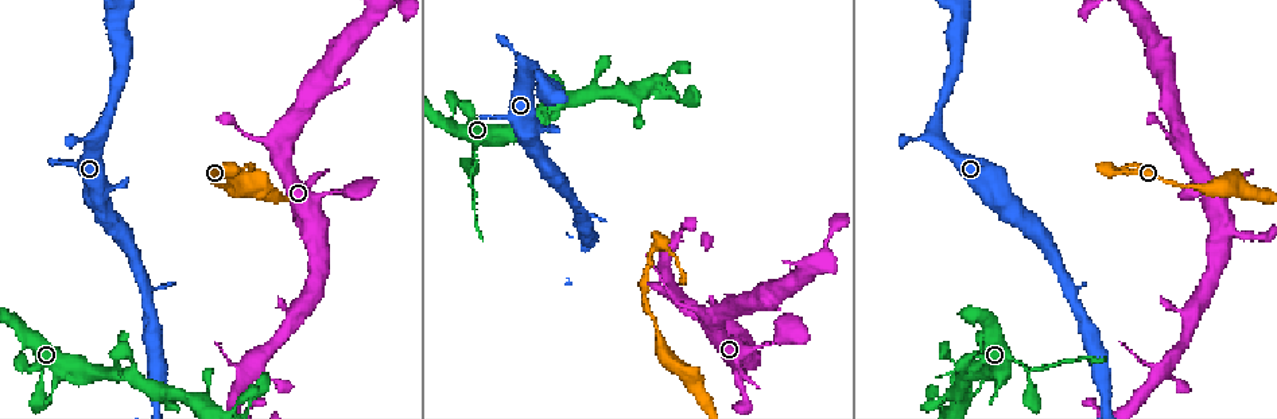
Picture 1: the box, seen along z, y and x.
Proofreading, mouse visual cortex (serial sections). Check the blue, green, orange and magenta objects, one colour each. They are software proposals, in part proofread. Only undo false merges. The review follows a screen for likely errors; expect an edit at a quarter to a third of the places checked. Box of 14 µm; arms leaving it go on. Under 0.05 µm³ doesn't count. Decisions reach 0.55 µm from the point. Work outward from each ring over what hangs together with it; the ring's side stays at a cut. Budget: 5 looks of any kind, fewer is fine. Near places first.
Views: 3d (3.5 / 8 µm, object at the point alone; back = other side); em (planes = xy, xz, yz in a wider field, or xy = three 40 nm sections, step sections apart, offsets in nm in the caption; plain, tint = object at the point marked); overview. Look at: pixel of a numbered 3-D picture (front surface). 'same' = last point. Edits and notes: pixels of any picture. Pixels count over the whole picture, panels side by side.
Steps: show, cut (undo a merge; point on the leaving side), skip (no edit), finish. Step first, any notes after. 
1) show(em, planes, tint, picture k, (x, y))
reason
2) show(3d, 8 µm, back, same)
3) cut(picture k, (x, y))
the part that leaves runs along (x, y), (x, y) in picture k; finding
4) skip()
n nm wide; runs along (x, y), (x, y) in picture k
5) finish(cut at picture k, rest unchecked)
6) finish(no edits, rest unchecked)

show(3d, 8 µm, back, picture 1, (474, 159))
narrows sharply

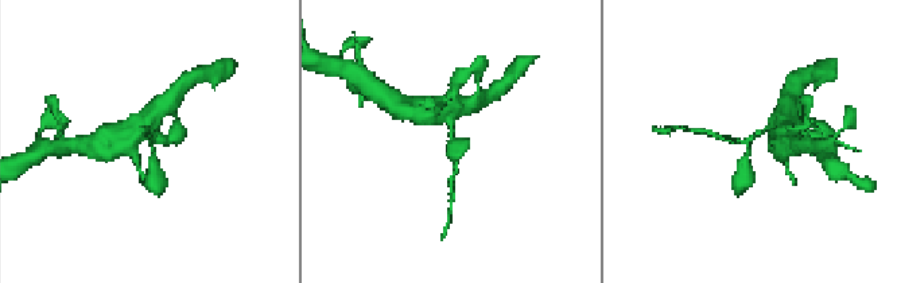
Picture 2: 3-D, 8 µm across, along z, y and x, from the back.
show(em, xy, step 3, tint, picture 2, (750, 137))

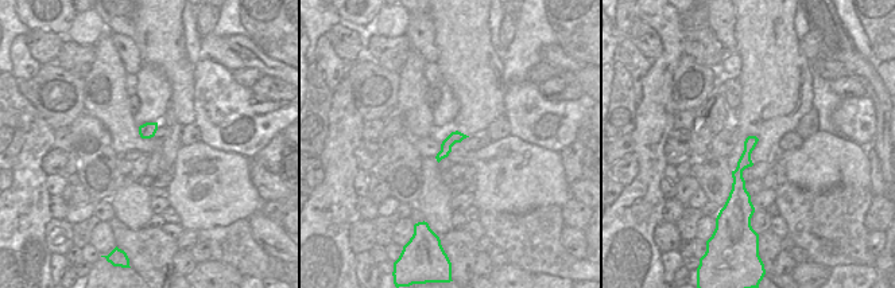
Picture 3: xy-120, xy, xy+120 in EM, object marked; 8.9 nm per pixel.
cut(picture 2, (745, 162))
the part that leaves runs along (752, 138), (737, 192) in picture 2; a second cell is stuck on

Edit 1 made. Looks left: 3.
show(3d, 3.5 µm, picture 1, (659, 245))
sharp bend

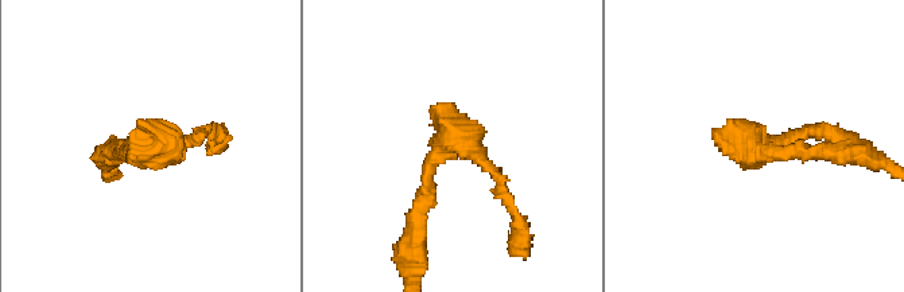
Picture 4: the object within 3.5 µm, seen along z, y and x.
show(em, xy, step 3, tint, picture 4, (753, 155))

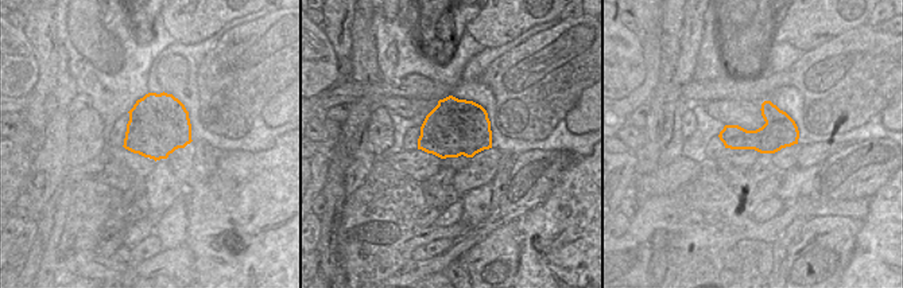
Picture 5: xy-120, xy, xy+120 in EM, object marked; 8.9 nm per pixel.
show(em, xy, step 5, tint, same)
cut it another way

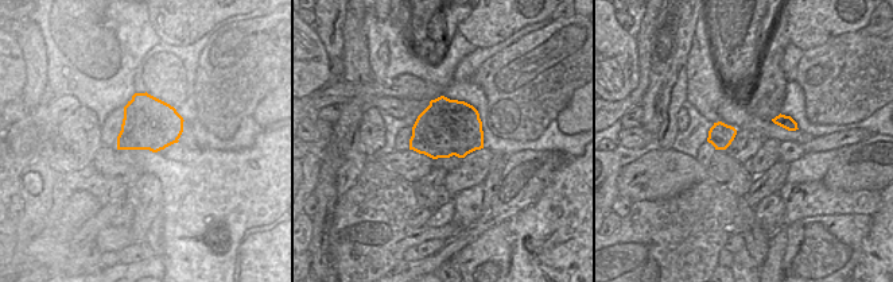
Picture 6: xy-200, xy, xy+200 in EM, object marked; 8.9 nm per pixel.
skip()
runs along (116, 154), (156, 154), (202, 132) in picture 4; continuous, no second cell

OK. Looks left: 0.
finish(cut at picture 2, rest unchecked)

